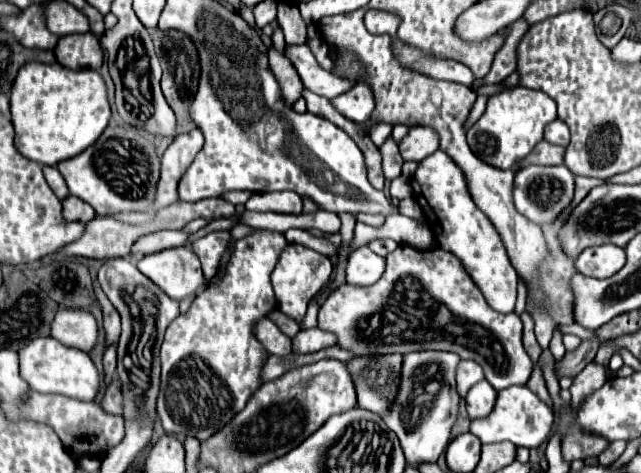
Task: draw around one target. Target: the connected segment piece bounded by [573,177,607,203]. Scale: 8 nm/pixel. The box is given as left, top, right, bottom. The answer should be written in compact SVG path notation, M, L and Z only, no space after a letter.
M577 177L575 179L575 199L573 199L573 203L581 203L581 199L585 199L585 195L593 187L599 187L601 183L607 183L607 181L603 181L603 179L591 179L591 177Z

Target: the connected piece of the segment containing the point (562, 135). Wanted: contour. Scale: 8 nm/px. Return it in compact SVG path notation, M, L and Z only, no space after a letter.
M555 119L553 123L549 123L549 125L545 127L545 139L547 139L549 143L567 147L567 145L569 145L569 127L567 127L567 123L563 123L561 119Z

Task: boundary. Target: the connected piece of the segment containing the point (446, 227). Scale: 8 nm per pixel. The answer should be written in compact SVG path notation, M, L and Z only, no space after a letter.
M435 151L419 163L410 184L412 191L415 191L415 201L421 205L423 217L431 225L439 247L463 261L465 269L495 311L513 313L517 301L517 271L509 263L497 229L493 223L489 223L489 217L473 203L461 167L457 167L457 163L453 163L445 151Z

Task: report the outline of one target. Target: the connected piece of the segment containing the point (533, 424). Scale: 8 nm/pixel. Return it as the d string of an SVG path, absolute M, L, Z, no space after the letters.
M513 385L509 389L499 391L495 409L489 417L471 421L471 433L481 439L481 443L497 443L511 441L517 447L539 447L549 441L553 431L553 409L543 403L527 385Z

